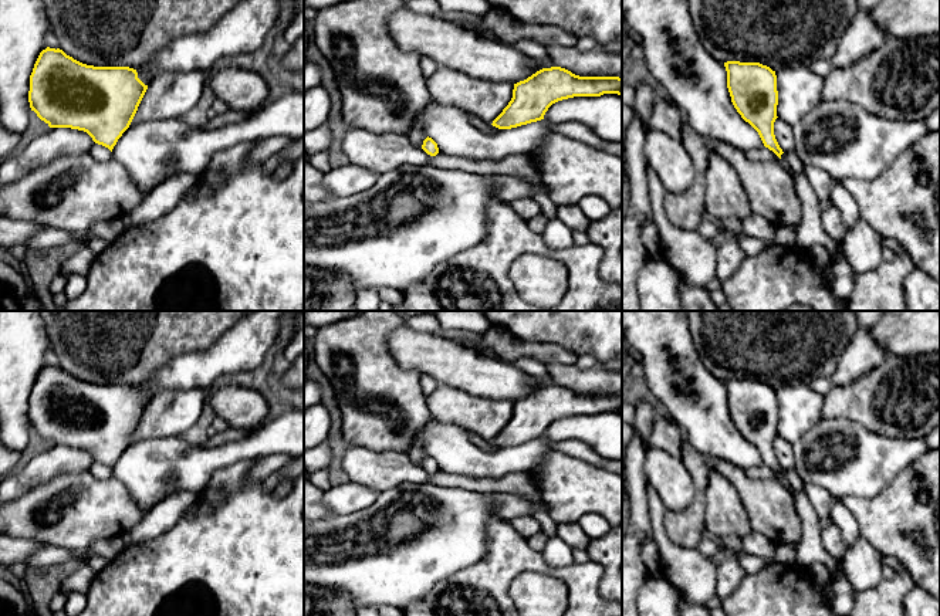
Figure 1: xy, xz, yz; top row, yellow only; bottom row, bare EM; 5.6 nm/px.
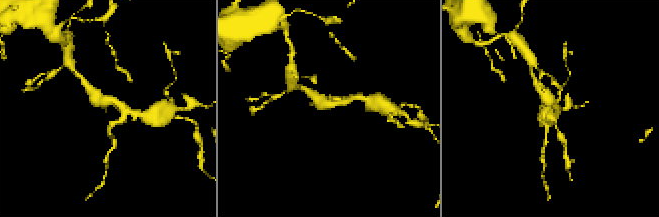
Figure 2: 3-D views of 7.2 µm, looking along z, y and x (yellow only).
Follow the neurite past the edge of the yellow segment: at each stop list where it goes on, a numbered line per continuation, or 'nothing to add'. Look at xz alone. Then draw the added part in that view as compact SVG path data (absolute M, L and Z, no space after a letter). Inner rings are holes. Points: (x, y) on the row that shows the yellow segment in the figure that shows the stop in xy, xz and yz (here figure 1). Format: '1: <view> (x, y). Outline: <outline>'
nothing to add

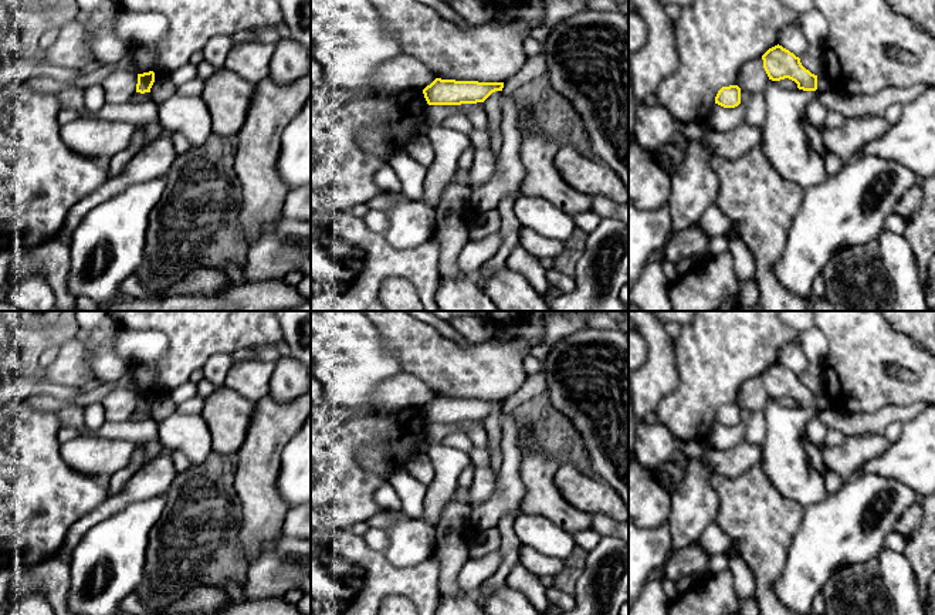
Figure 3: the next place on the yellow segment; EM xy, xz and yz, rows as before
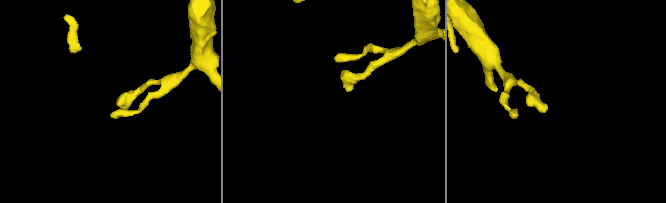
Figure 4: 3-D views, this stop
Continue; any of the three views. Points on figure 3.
nothing to add

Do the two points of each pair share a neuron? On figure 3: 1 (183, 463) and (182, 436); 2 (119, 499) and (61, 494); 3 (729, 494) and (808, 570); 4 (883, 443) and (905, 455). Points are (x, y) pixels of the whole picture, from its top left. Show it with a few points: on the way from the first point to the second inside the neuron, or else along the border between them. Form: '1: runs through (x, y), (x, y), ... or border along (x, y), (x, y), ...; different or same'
1: border along (169, 449), (178, 449), (192, 462); different
2: border along (108, 497), (81, 517); different
3: border along (800, 520), (788, 551), (786, 564), (775, 583); different
4: border along (891, 443), (886, 450), (861, 466); different

